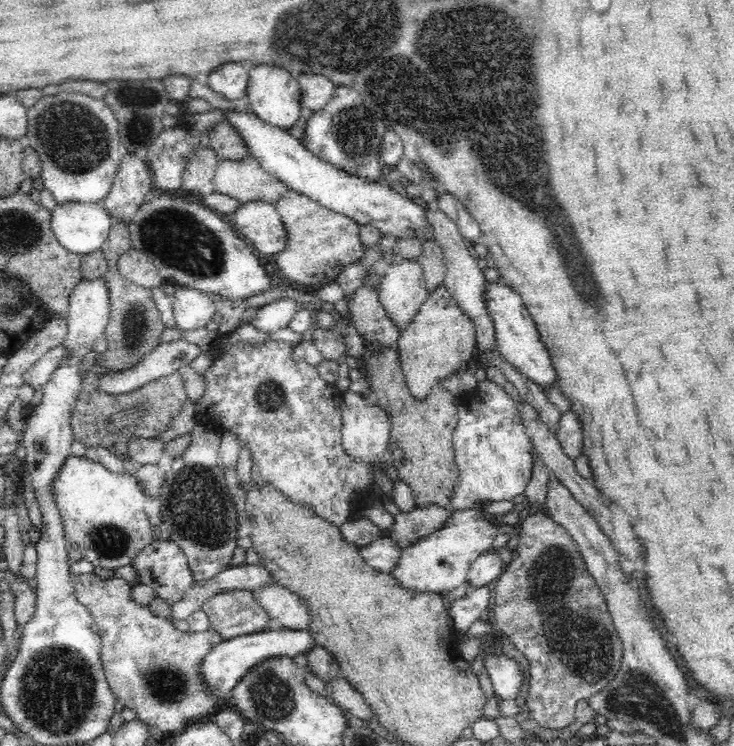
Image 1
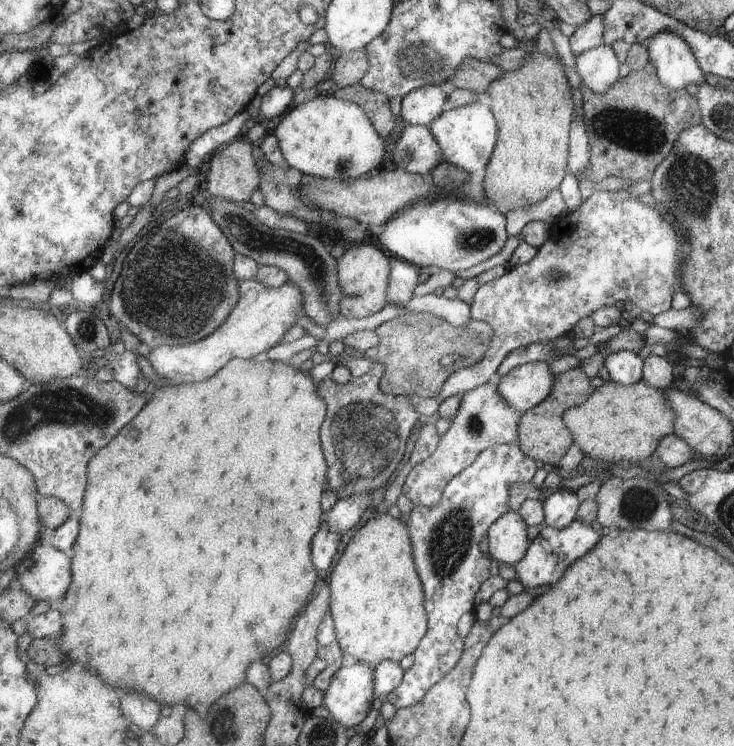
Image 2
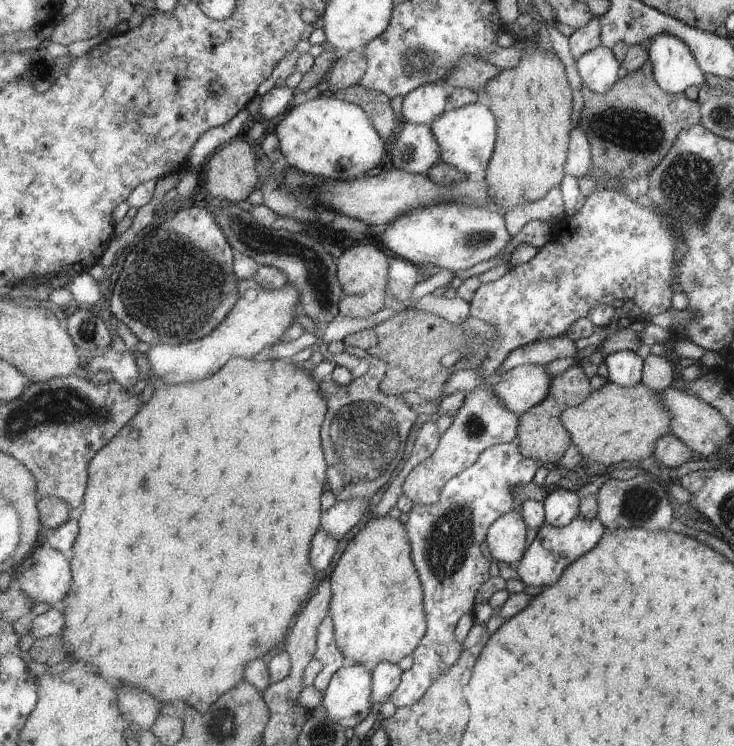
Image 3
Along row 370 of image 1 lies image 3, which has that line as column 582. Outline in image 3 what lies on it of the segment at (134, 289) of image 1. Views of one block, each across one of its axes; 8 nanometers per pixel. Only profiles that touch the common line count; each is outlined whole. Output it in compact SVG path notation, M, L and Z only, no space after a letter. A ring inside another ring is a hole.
M649 62L638 71L620 78L609 92L596 93L583 90L584 106L581 109L581 124L586 128L592 146L592 166L595 176L649 177L670 153L682 130L702 124L702 106L698 99L691 99L685 92L669 93L658 84L653 63Z

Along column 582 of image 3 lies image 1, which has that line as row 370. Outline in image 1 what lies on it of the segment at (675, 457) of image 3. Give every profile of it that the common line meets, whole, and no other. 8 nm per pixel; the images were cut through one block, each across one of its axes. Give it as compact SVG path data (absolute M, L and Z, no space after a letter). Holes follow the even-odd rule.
M434 237L424 239L418 257L423 264L424 284L429 293L412 322L401 329L396 344L406 384L414 397L422 398L430 392L436 381L456 372L460 366L472 363L475 359L477 336L474 321L463 312L462 307L456 303L452 293L443 284L445 268L439 242Z

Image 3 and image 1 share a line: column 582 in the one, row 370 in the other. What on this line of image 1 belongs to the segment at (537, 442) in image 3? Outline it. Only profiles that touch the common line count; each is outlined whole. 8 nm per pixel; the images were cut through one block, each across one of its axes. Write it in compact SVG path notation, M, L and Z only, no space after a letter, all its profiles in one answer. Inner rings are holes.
M398 345L382 347L381 350L370 350L365 348L362 354L366 368L368 368L370 390L374 393L375 400L388 409L392 417L392 430L390 432L389 450L392 462L398 472L398 478L405 481L412 489L416 506L423 507L429 504L438 504L448 507L450 504L451 490L453 489L458 469L455 463L454 451L451 445L451 432L457 423L457 410L459 407L459 397L455 397L442 380L436 381L430 392L422 398L414 397L410 392L410 387L404 378L404 369L398 353Z

